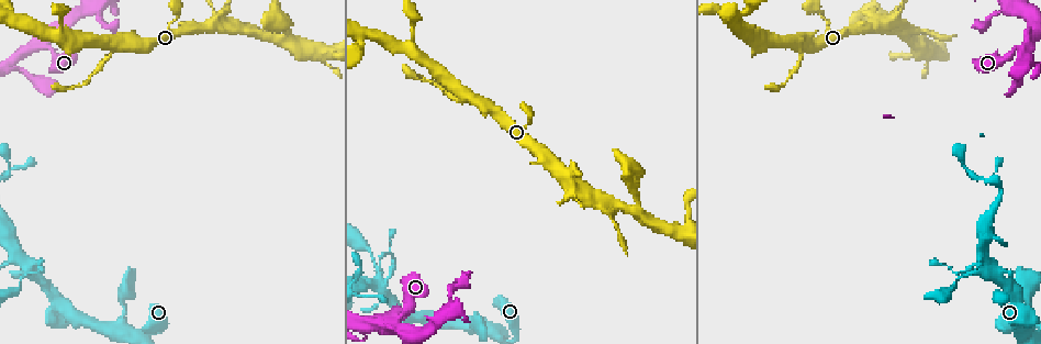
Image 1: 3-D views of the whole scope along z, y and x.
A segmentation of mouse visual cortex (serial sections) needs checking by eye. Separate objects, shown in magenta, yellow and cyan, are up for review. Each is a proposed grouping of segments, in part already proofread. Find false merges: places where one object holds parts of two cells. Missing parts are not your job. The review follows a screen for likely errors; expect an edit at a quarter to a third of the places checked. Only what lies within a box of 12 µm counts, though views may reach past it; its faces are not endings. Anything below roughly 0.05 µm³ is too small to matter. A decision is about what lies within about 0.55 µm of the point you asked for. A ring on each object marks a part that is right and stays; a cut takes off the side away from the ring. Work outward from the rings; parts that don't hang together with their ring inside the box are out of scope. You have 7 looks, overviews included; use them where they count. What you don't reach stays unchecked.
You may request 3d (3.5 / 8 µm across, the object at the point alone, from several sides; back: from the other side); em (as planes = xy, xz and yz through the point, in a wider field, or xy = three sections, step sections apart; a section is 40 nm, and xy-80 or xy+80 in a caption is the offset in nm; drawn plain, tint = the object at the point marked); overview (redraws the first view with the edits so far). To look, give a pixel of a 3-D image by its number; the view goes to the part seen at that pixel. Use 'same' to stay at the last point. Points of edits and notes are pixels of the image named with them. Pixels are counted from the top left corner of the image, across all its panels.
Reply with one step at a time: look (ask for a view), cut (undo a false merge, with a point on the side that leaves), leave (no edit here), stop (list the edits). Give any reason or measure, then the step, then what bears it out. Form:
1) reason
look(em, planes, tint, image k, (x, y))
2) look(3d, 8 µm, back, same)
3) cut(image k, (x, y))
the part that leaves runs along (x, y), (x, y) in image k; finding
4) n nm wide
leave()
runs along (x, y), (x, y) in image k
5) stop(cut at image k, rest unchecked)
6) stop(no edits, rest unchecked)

look(3d, 3.5 µm, image 1, (115, 40))

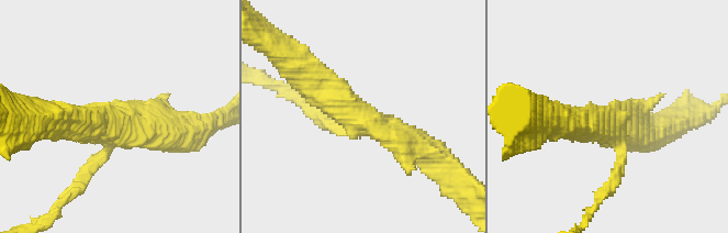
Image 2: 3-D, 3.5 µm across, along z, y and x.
3 arms; arms of 150, 450, 450 nm; now the EM
look(em, xy, step 1, tint, image 2, (613, 125))

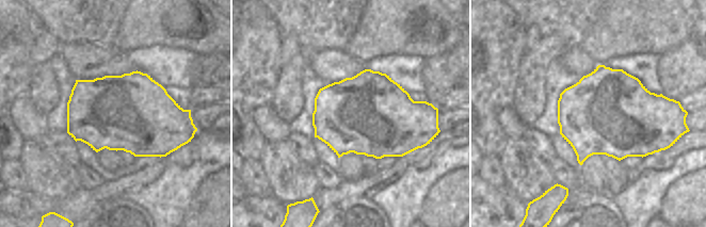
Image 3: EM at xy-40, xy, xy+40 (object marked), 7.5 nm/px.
cut(image 2, (615, 178))
the part that leaves runs along (620, 154), (615, 181), (581, 225) in image 2; a second cell is stuck on

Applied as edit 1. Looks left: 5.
look(overview)

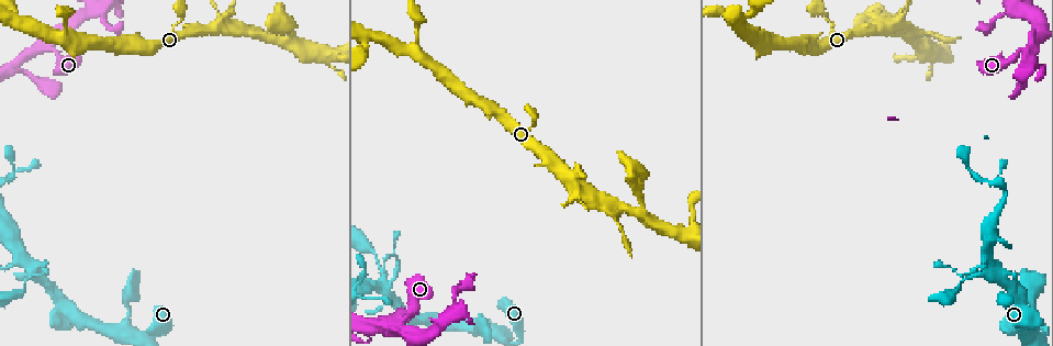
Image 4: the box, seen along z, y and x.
a narrow waist
look(3d, 3.5 µm, image 4, (1026, 58))

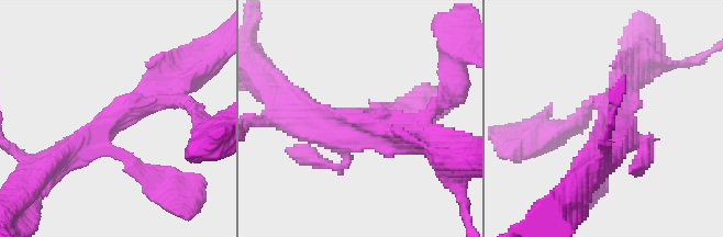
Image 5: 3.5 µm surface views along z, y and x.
4 arms; arms of 100, 150, 300, 350 nm
look(em, xy, step 1, tint, image 5, (358, 121))

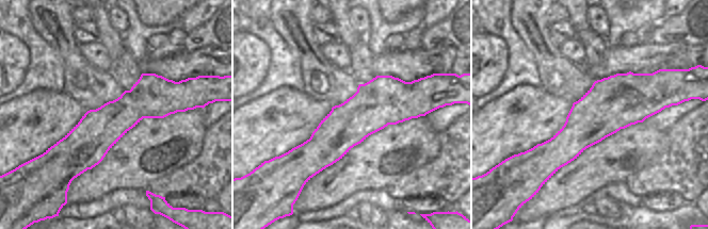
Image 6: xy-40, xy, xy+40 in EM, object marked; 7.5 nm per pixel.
leave()
runs along (182, 104), (51, 150) in image 6; one cell here

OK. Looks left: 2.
stop(cut at image 2, rest unchecked)

